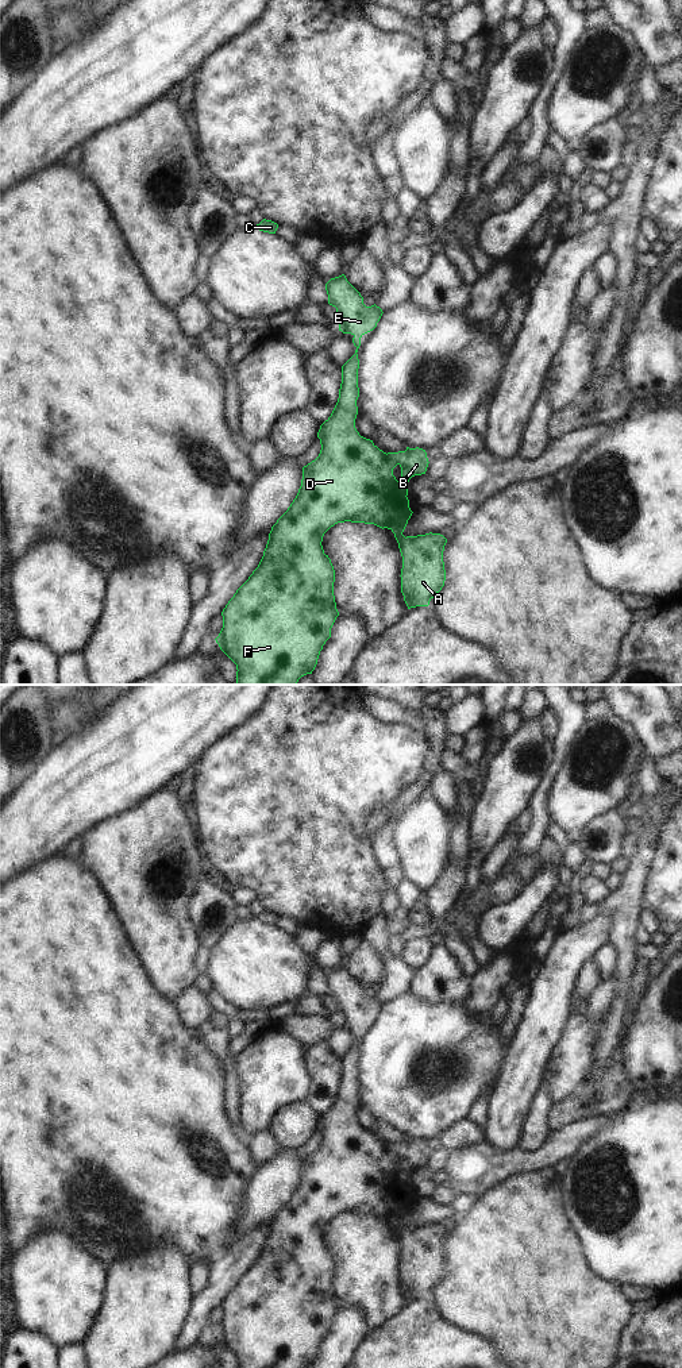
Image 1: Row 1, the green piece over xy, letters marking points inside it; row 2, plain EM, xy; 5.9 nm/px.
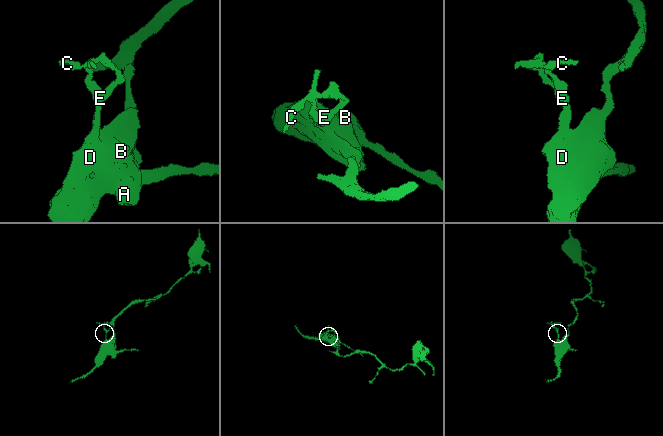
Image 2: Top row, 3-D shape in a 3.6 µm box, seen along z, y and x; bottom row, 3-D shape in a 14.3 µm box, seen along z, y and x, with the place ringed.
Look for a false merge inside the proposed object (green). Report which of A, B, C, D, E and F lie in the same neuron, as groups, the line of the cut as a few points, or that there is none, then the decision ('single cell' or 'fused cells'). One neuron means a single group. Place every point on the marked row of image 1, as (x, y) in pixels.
A B C D E F | no cut | single cell

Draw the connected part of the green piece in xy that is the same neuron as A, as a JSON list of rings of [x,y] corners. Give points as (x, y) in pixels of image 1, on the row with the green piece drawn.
[[[346,275],[331,278],[325,284],[328,304],[336,308],[339,331],[351,334],[357,347],[355,354],[342,366],[342,384],[338,402],[331,416],[320,425],[317,438],[321,450],[319,456],[303,467],[298,493],[288,510],[277,520],[269,533],[269,540],[258,567],[236,590],[221,612],[223,628],[215,639],[220,650],[236,664],[236,685],[296,685],[307,674],[312,674],[320,651],[331,637],[331,628],[339,616],[334,596],[335,570],[321,542],[324,533],[338,523],[365,523],[388,528],[394,533],[402,556],[401,593],[408,606],[428,606],[429,601],[442,590],[446,581],[443,551],[447,539],[440,533],[404,536],[402,532],[412,516],[408,500],[408,482],[415,475],[425,474],[427,452],[423,448],[409,448],[398,452],[384,452],[373,440],[359,435],[355,428],[358,415],[358,348],[361,338],[377,327],[382,309],[375,304],[366,307],[361,293],[347,281]]]

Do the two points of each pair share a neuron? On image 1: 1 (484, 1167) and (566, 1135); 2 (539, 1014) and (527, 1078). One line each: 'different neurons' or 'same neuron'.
1: same neuron
2: same neuron

